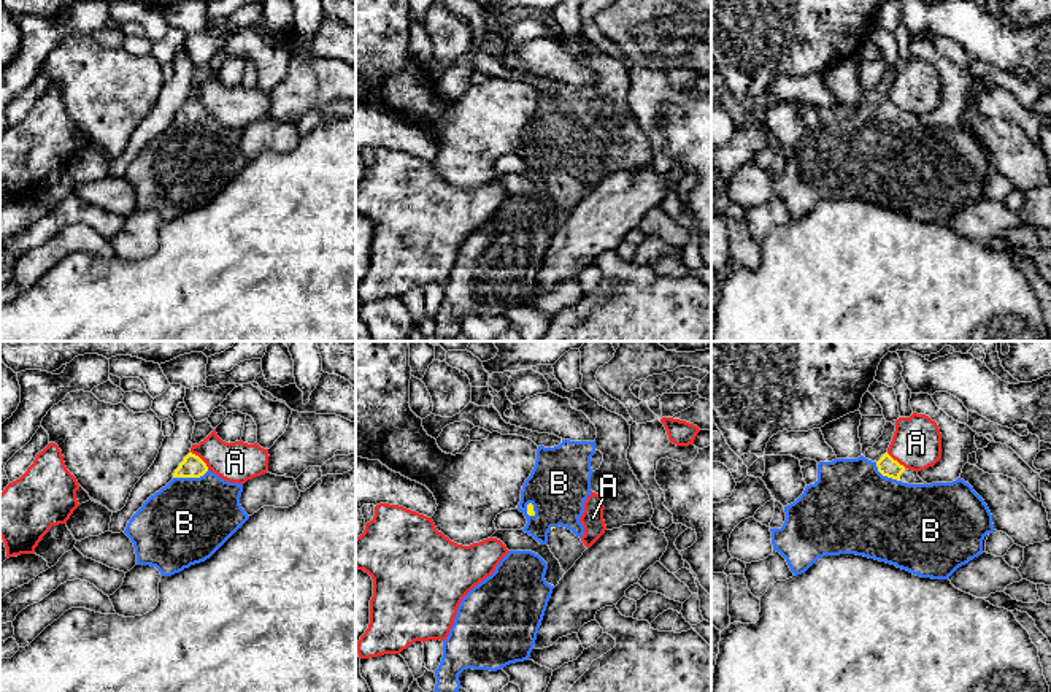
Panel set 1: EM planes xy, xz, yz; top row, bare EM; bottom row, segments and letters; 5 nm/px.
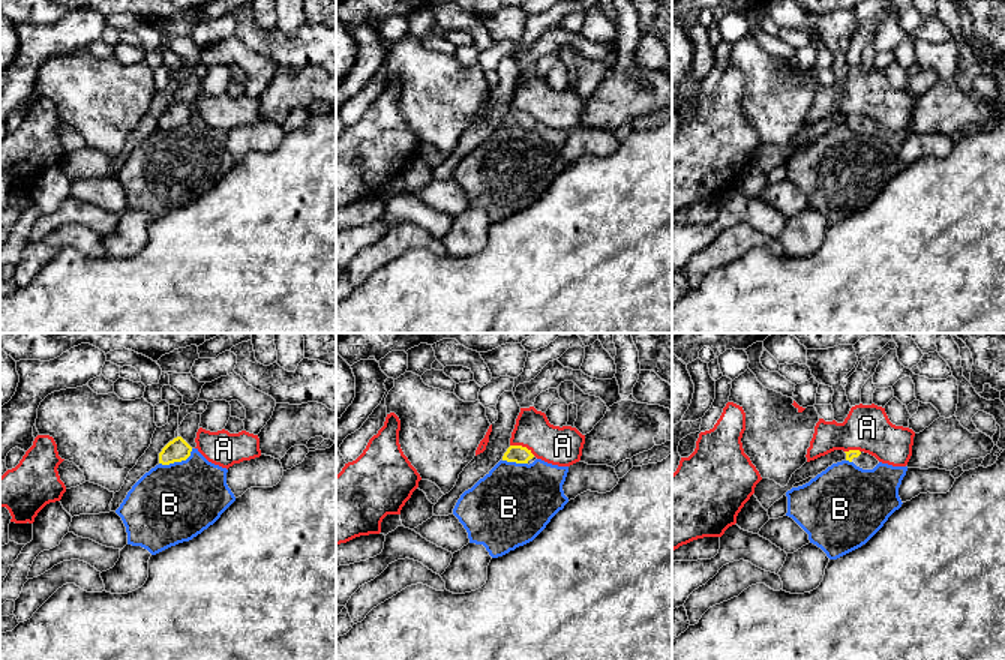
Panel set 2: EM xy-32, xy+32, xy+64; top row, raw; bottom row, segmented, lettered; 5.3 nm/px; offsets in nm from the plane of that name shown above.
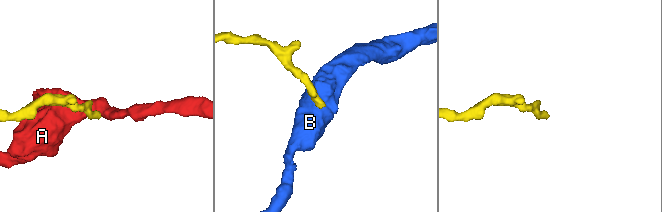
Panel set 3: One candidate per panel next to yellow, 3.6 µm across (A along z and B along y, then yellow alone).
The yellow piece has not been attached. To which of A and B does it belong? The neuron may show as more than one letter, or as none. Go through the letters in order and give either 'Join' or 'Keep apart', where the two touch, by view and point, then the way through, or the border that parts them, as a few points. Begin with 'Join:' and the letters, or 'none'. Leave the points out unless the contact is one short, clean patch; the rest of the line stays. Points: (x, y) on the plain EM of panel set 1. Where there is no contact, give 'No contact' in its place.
Join: none
A: Keep apart. Touches yellow at xy (200, 103). Boundary: xy (191, 96), (208, 113)
B: Keep apart. Touches yellow at xy (191, 121). Boundary: xy (208, 115), (199, 121), (173, 123)

